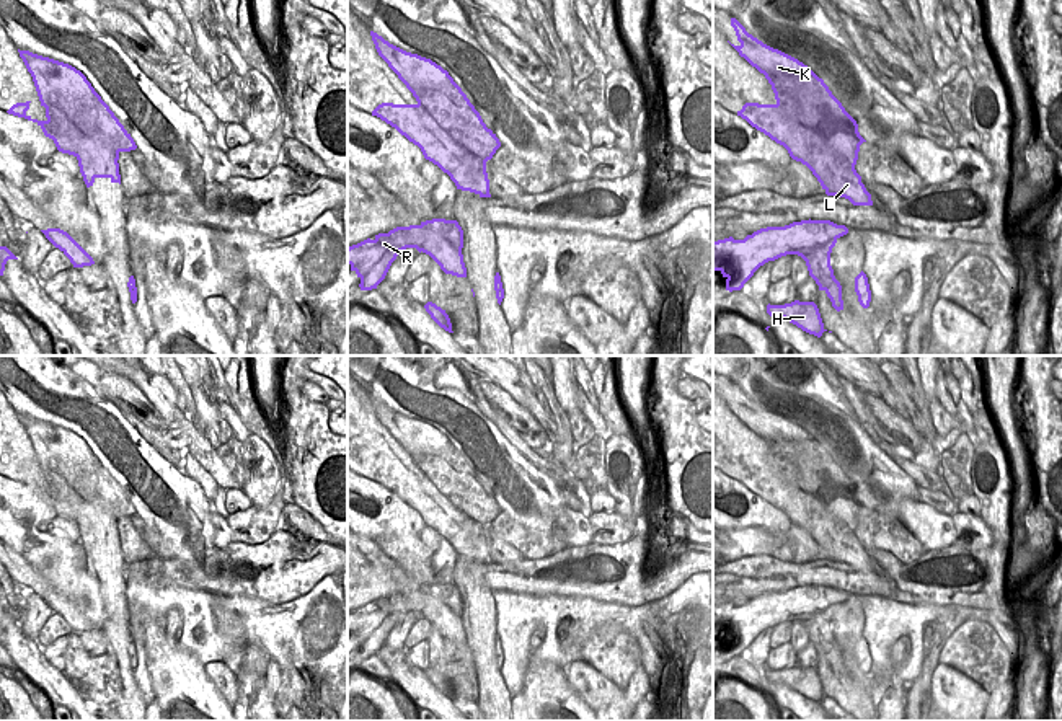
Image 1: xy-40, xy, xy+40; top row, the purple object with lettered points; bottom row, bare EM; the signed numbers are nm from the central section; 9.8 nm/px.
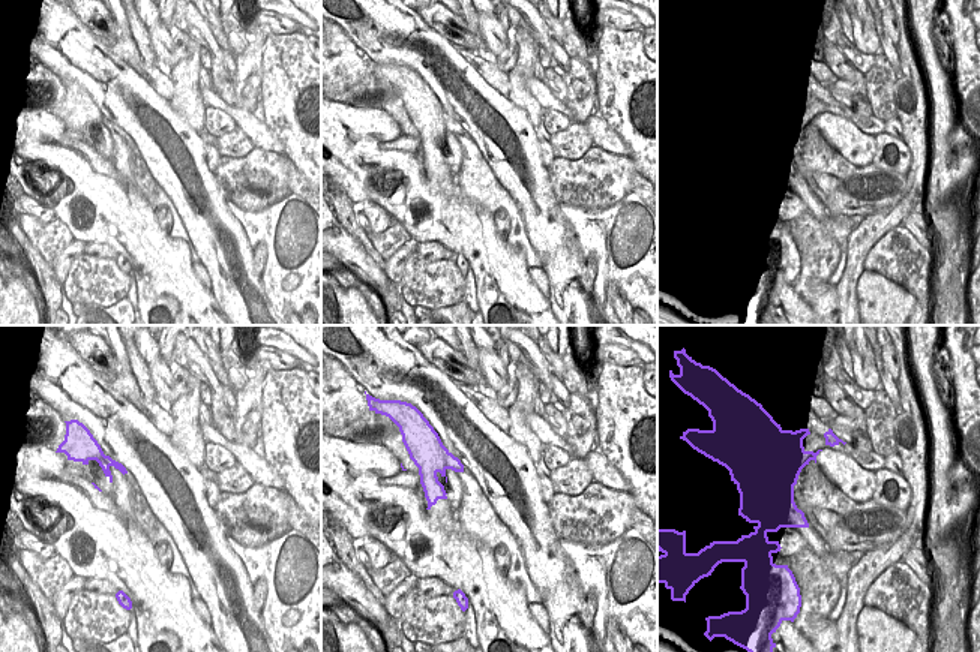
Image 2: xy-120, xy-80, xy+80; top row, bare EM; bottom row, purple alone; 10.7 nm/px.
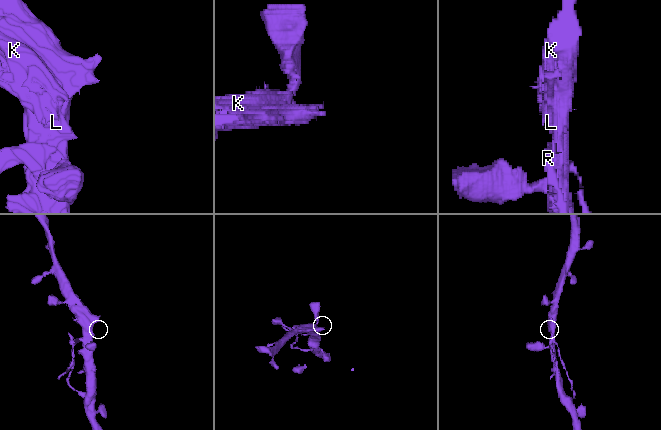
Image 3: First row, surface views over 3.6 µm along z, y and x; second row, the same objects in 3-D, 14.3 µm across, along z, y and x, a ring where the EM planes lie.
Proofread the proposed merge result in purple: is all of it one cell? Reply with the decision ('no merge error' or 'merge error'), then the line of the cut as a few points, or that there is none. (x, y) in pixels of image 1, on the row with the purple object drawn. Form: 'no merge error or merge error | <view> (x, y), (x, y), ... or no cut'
merge error | xy+40 (823, 221), (829, 240), (821, 250), (829, 258)

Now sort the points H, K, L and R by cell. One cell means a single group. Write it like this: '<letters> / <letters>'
H K L / R

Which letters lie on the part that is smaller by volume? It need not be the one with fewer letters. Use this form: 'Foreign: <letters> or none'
Foreign: R.

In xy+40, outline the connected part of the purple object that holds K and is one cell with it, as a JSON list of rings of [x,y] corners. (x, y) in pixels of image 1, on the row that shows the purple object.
[[[731,18],[739,46],[731,44],[741,57],[765,75],[775,93],[775,104],[746,103],[737,116],[746,119],[752,127],[783,145],[790,157],[806,165],[821,183],[827,196],[840,196],[853,206],[873,206],[871,194],[861,183],[855,165],[860,145],[866,142],[856,121],[845,111],[842,103],[832,95],[829,86],[808,65],[798,59],[773,49],[752,34],[736,20]]]

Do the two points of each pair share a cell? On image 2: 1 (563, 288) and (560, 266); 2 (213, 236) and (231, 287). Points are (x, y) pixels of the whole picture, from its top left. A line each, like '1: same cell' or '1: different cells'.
1: same cell
2: same cell

